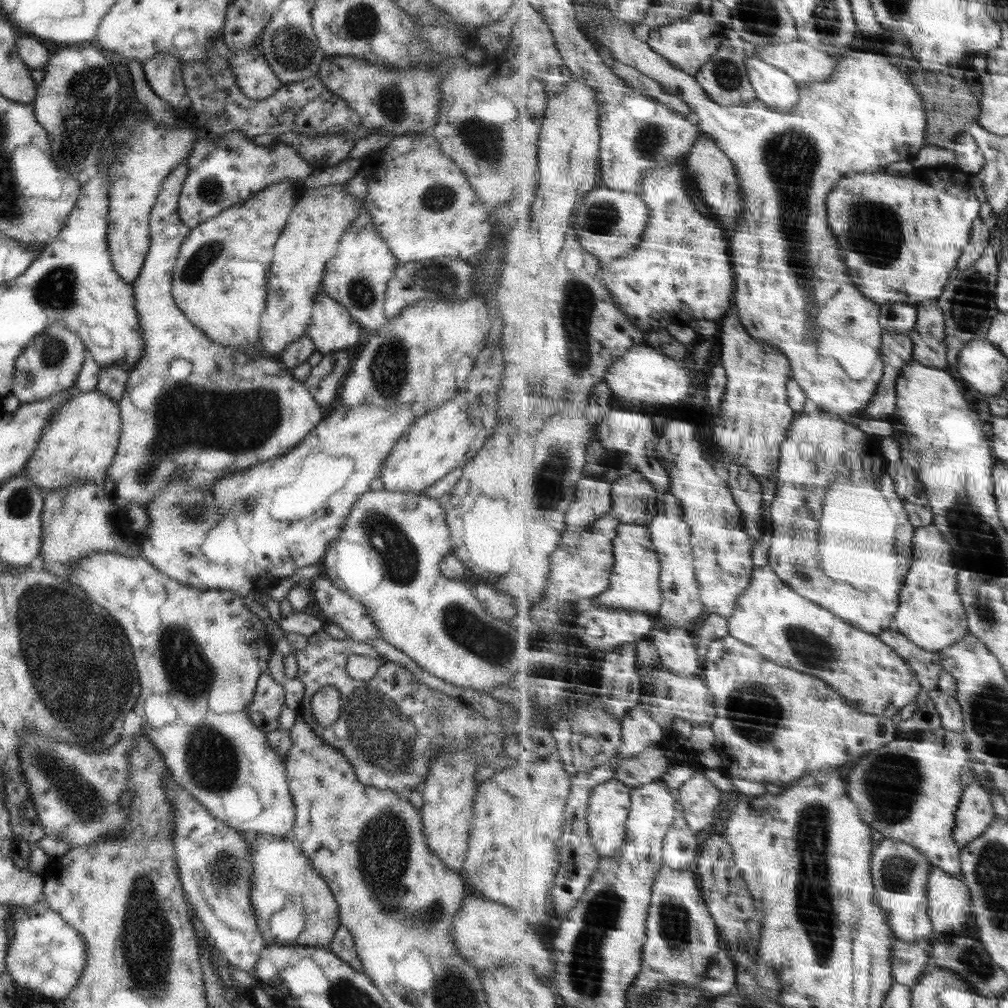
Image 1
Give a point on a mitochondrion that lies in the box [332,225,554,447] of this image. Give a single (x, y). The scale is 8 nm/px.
(389, 368)

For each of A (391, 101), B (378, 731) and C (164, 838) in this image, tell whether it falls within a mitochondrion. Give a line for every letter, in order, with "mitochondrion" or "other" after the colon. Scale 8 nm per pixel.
A: mitochondrion
B: mitochondrion
C: other

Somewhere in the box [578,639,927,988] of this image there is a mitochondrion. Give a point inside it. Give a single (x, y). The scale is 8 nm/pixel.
(813, 890)

